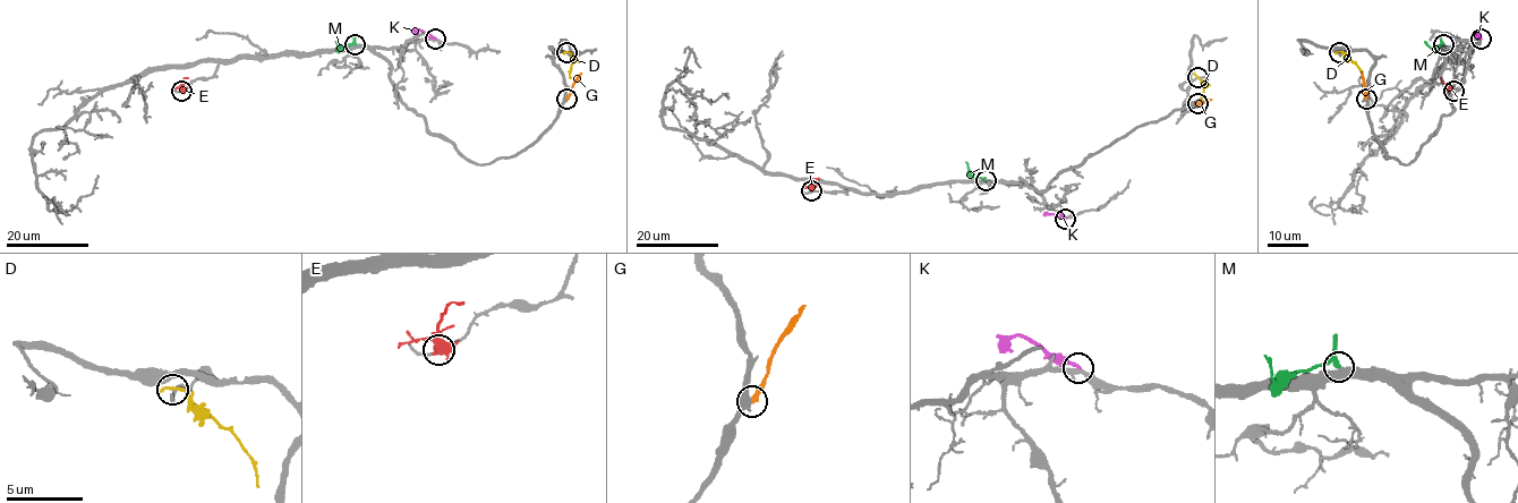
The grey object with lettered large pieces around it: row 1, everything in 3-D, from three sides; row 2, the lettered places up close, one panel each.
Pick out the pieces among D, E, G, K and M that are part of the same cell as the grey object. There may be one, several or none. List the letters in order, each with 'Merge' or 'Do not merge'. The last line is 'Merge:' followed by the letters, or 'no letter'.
D: Do not merge
E: Do not merge
G: Do not merge
K: Do not merge
M: Do not merge
Merge: no letter

